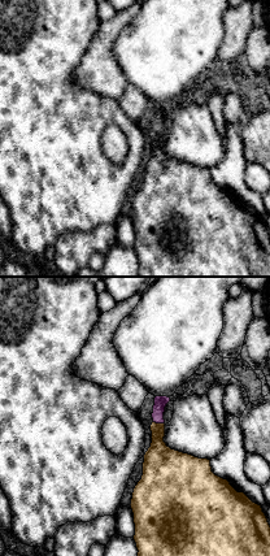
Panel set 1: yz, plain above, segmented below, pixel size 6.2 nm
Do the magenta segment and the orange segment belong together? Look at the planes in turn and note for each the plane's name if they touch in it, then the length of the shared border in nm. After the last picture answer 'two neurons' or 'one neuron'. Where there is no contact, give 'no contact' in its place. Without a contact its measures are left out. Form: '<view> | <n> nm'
yz | 70 nm

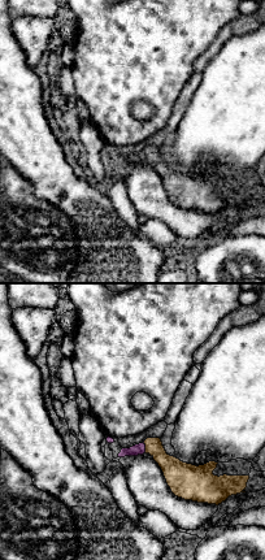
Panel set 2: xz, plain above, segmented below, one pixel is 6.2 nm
xz | 70 nm

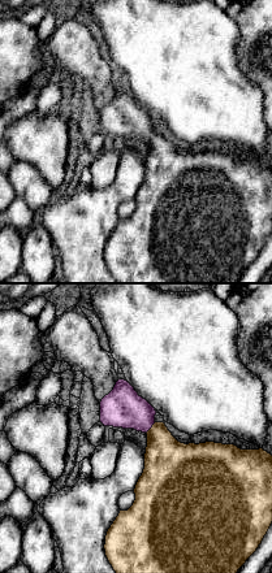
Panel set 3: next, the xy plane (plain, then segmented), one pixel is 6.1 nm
xy | 90 nm

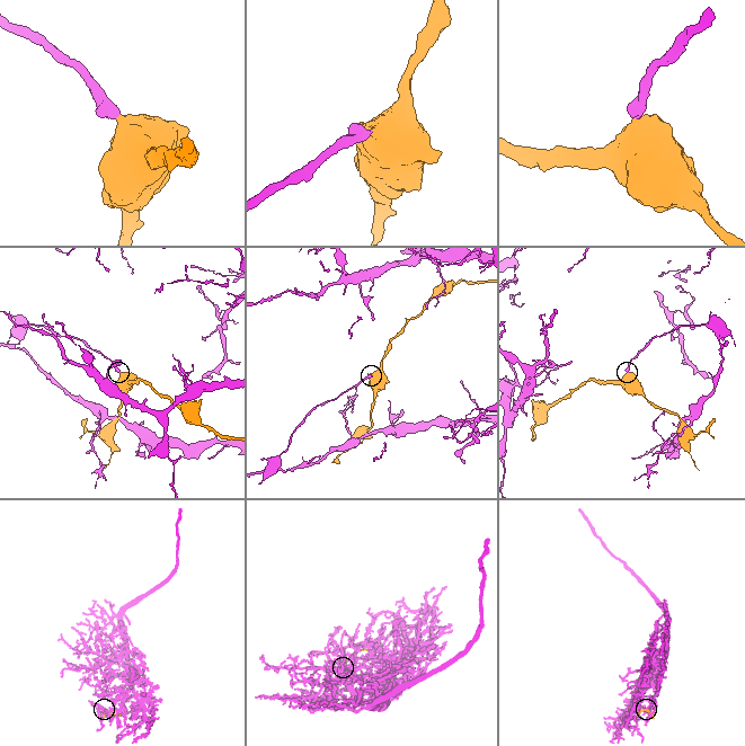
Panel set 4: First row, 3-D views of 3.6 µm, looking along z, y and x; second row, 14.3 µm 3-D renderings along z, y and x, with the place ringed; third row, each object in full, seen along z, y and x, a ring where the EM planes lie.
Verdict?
one neuron

